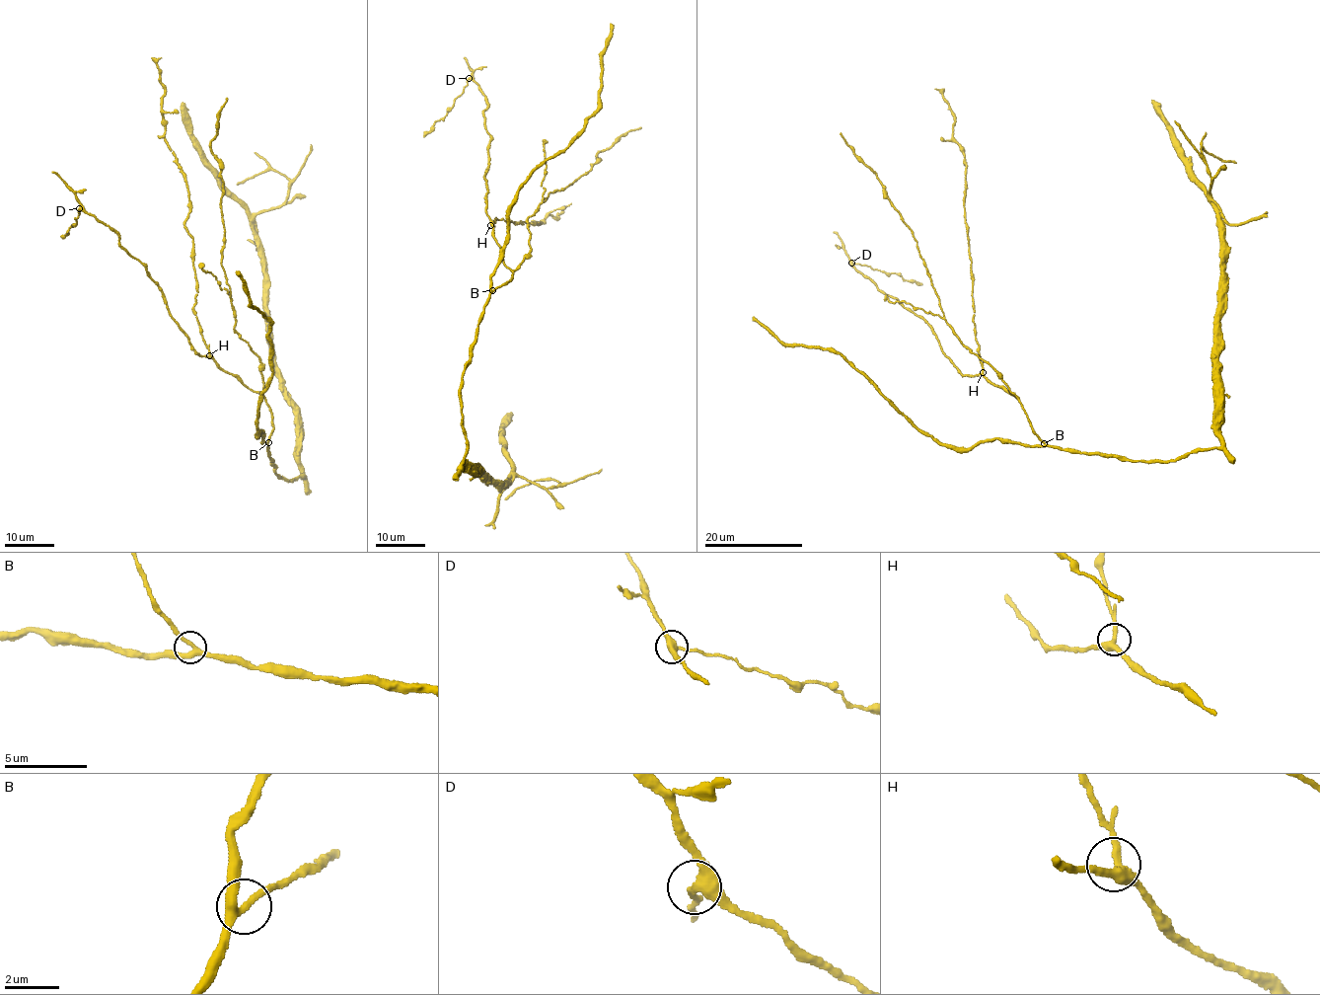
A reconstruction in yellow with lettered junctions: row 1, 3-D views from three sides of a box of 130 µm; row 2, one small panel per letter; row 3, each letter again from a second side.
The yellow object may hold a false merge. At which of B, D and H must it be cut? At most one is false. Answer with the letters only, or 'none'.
D

